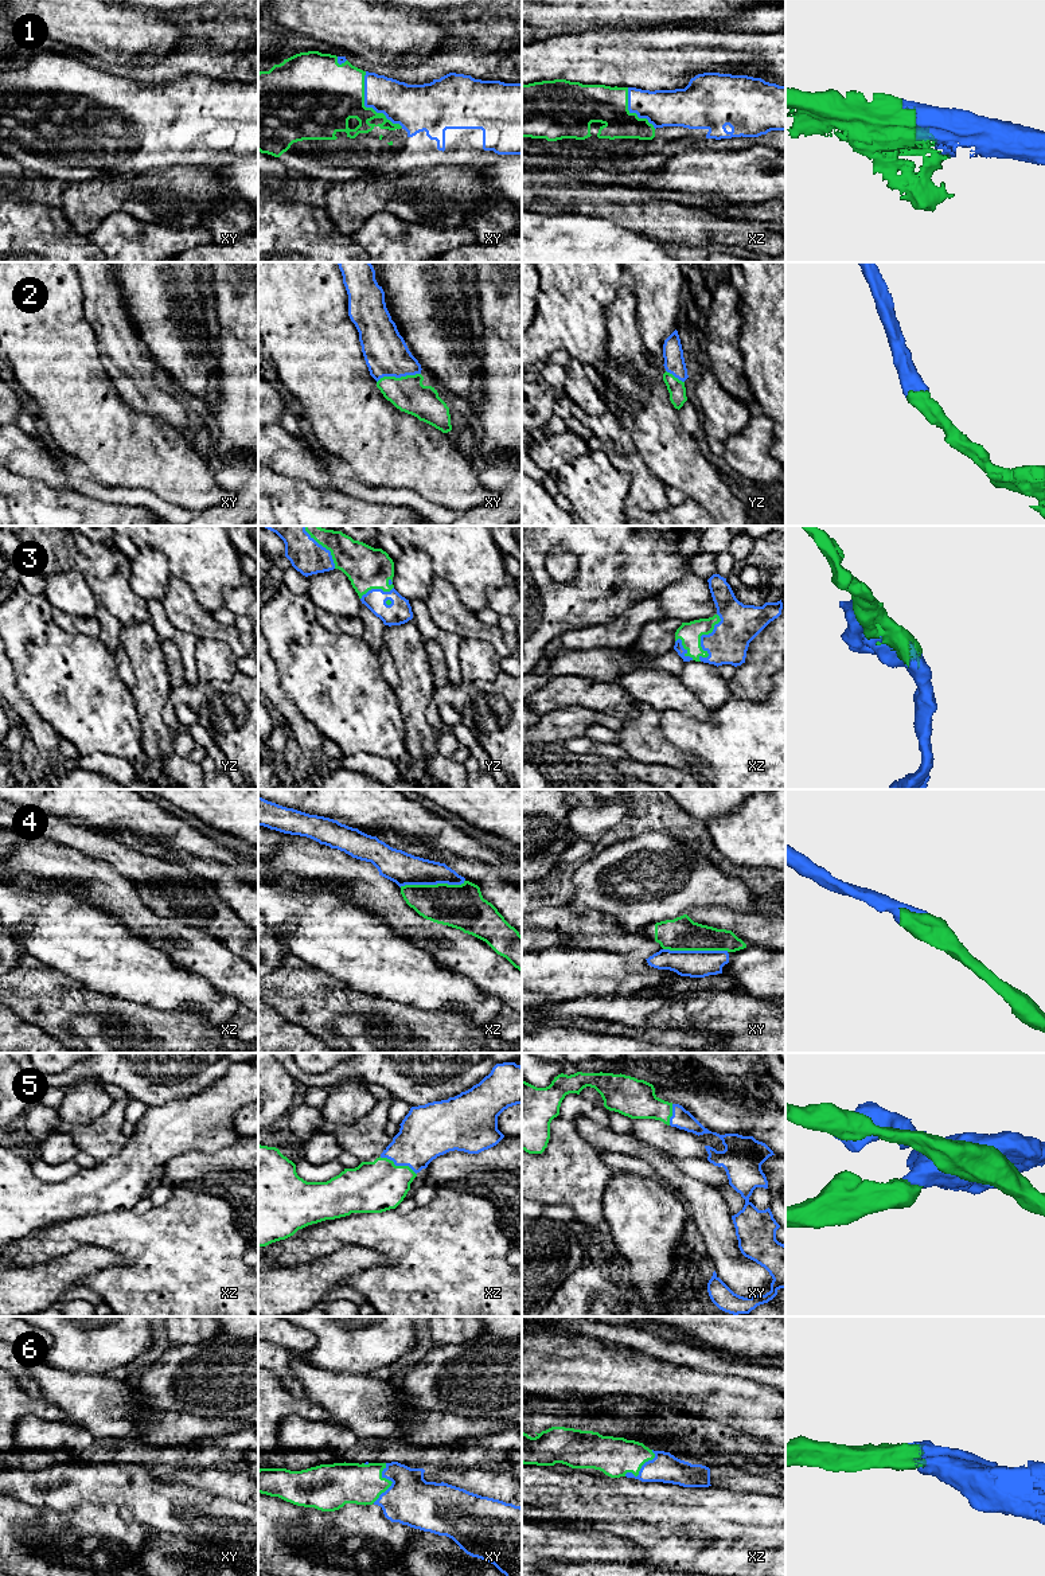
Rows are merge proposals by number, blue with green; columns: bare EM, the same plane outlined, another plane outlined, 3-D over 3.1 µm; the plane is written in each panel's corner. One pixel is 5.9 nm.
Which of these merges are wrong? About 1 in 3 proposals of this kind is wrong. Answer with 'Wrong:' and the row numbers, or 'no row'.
Wrong: no row

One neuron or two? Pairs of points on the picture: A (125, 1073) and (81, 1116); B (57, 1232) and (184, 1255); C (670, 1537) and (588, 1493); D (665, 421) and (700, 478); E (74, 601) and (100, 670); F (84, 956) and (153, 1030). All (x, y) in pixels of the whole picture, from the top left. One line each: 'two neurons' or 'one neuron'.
A: two neurons
B: one neuron
C: one neuron
D: one neuron
E: two neurons
F: two neurons

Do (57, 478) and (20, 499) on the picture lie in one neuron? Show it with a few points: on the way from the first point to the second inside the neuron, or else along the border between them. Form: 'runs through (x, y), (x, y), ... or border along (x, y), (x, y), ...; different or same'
border along (16, 475), (38, 479), (54, 487), (67, 490); different

